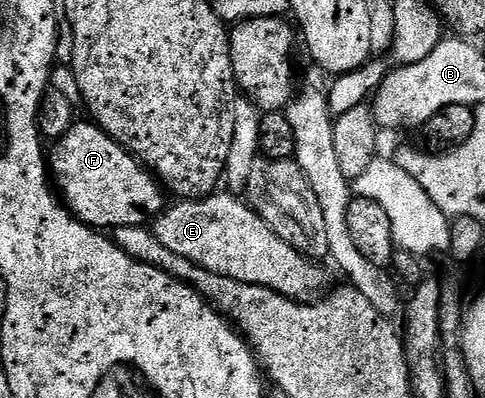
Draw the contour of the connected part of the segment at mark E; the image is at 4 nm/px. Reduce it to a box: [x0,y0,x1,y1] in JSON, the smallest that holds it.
[151,194,328,302]

